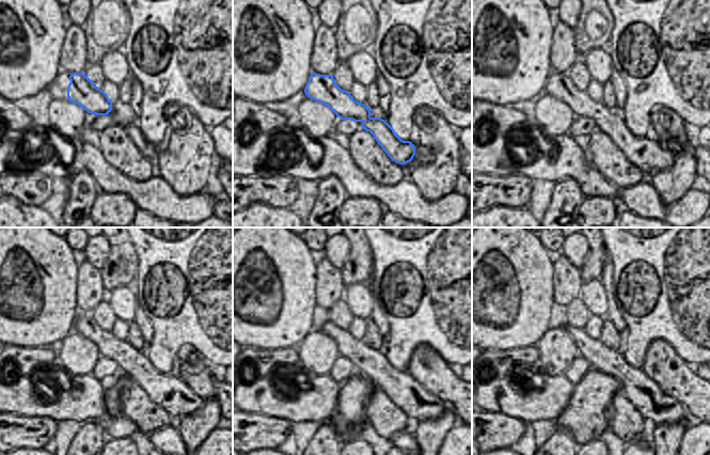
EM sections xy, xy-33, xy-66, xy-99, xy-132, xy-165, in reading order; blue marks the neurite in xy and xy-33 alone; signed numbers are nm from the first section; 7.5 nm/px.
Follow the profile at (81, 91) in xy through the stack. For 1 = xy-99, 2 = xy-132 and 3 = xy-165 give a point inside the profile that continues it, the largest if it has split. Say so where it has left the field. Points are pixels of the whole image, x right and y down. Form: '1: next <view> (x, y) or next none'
1: next xy-99 (170, 391)
2: next xy-132 (417, 403)
3: next xy-165 (659, 408)

